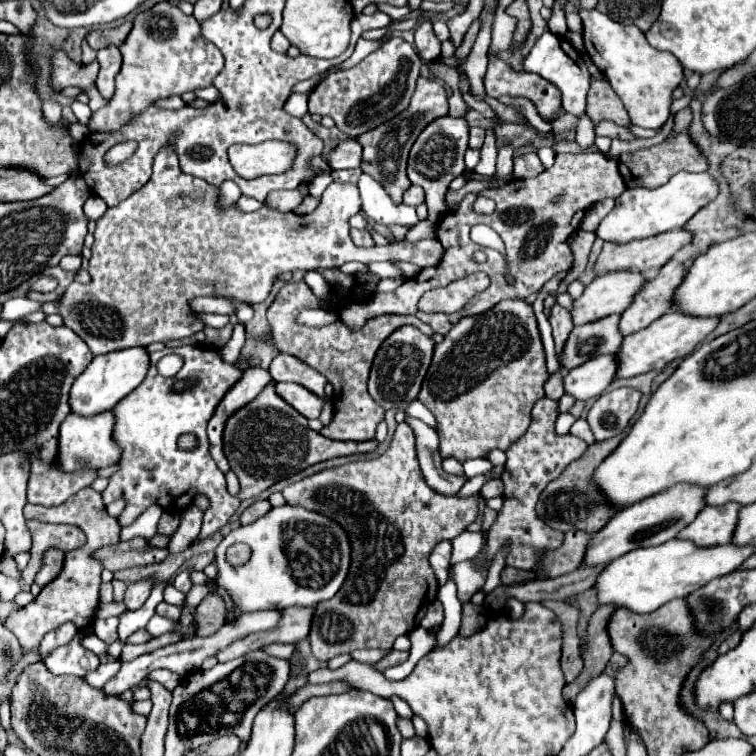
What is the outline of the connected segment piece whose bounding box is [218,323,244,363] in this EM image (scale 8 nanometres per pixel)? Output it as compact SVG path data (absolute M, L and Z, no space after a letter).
M238 323L238 325L234 325L234 333L232 333L230 341L228 341L224 347L218 349L220 355L222 355L222 361L226 361L226 363L236 363L236 359L240 357L242 345L244 345L244 327Z

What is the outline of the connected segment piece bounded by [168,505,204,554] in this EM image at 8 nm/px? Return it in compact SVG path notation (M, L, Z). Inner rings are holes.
M196 505L191 506L180 517L179 527L168 546L170 554L178 554L185 550L200 532L204 512Z

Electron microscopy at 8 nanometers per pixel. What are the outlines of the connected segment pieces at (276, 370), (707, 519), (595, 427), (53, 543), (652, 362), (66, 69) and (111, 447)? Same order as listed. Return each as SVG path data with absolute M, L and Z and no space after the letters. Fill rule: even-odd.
M280 353L272 363L270 363L270 375L276 381L292 381L298 383L302 387L306 387L308 391L312 391L314 395L318 395L320 399L324 399L326 403L330 401L330 397L324 391L326 385L326 377L320 375L318 371L314 371L310 365L302 363L300 359L292 357L292 355L284 355Z
M728 503L726 507L704 507L676 539L690 539L696 547L716 547L728 543L738 519L738 509L740 507L736 503Z
M620 387L600 395L586 417L596 441L606 441L620 435L638 411L640 397L642 393L634 387Z
M28 521L28 529L32 533L32 551L30 551L30 561L26 569L22 571L22 581L26 585L34 583L36 573L42 567L44 553L48 549L60 549L60 551L72 551L76 547L82 547L86 543L86 535L82 529L76 525L52 525L52 523L42 523L42 521Z
M678 311L664 313L660 319L656 319L646 329L624 337L624 341L616 353L616 361L618 361L616 379L628 379L628 377L636 377L636 375L642 375L648 371L660 371L670 361L690 355L696 349L696 345L702 343L706 339L706 335L714 331L718 321L720 321L718 317L698 319L698 317L682 315Z
M52 47L50 83L52 83L54 93L60 93L66 87L78 87L78 89L82 89L82 93L86 93L90 97L90 109L96 111L102 105L106 105L106 103L102 103L102 97L98 95L98 89L94 87L96 75L98 75L96 61L92 61L90 65L82 65L82 63L72 61L64 49Z
M104 411L102 415L94 415L94 419L82 419L80 415L70 413L64 423L60 425L58 435L58 455L54 467L62 473L74 473L82 469L100 469L114 465L120 459L120 451L112 441L112 427L114 427L114 415L112 411Z

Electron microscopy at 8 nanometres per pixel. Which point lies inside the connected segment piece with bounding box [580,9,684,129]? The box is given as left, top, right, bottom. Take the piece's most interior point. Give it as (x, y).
(633, 67)

